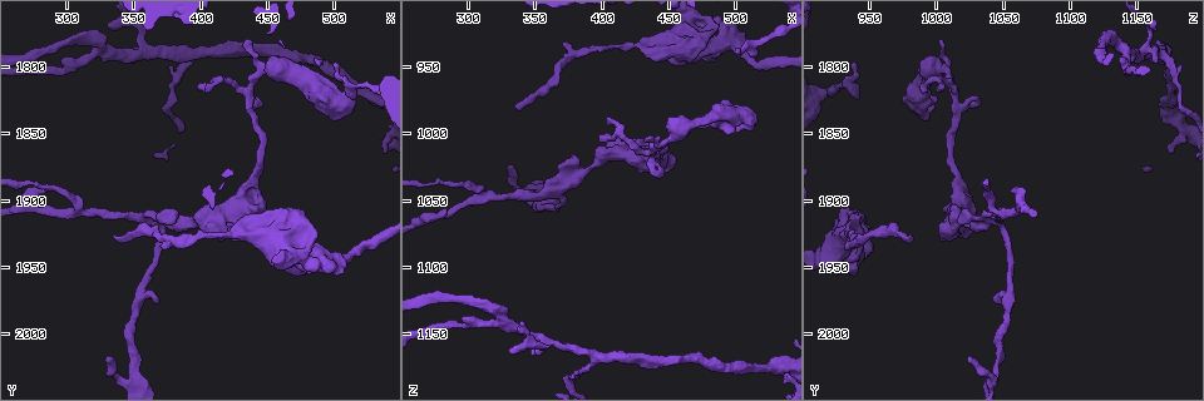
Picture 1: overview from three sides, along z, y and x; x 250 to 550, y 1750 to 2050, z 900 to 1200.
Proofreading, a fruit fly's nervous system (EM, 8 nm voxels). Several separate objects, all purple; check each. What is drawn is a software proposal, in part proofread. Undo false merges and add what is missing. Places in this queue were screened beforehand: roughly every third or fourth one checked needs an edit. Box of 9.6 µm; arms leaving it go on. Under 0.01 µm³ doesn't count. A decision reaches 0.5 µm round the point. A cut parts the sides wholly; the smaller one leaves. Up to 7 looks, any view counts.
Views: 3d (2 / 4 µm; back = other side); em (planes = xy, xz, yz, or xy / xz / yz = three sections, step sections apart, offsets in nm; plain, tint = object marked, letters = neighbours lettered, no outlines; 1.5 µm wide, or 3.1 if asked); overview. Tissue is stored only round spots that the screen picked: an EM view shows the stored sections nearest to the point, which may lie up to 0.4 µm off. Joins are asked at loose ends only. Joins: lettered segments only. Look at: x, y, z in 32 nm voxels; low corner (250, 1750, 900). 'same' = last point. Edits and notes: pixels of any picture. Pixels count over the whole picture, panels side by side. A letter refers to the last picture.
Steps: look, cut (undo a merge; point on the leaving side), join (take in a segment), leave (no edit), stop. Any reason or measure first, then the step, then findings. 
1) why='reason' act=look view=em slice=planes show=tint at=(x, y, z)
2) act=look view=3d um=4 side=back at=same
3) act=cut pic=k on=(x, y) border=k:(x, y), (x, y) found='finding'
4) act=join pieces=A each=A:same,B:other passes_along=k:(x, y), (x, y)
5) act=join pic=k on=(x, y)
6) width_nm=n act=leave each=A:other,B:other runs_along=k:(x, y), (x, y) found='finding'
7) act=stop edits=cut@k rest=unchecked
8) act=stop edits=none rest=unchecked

why='tapers out' act=look view=em slice=planes show=letters at=(434, 1780, 1004)

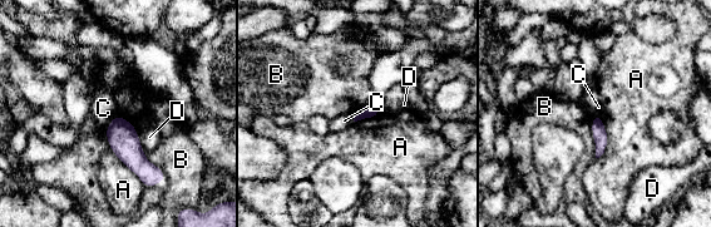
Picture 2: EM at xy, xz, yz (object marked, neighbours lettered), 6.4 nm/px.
act=leave each=A:other,B:other,C:other,D:other border=2:(115, 114), (105, 128) found='no lettered segment goes on from it'

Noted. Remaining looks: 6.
why='free end' act=look view=3d um=4 side=back at=(348, 1796, 1166)

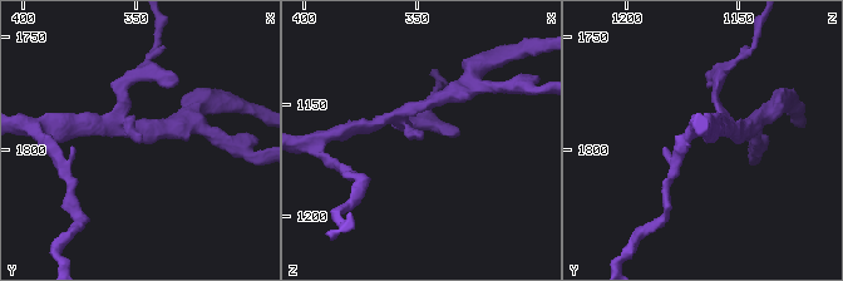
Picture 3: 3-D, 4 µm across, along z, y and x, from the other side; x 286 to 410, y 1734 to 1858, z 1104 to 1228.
arm_widths_nm=190,220 why='need the tissue' act=look view=em slice=planes show=letters at=(348, 1797, 1165)

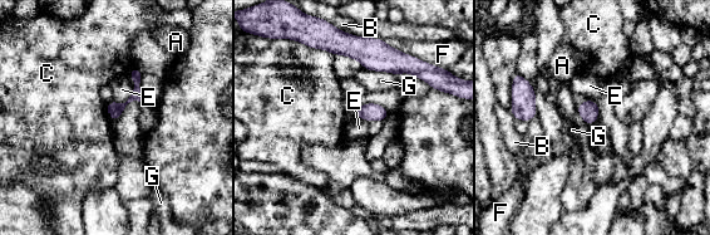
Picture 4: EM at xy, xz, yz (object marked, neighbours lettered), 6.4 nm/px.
act=leave each=A:other,B:other,C:other,E:other,F:other,G:other runs_along=4:(136, 72), (137, 92), (113, 118) found='none of them fits'

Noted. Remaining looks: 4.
why='branch stops here' act=look view=3d um=2 at=(282, 1890, 1054)

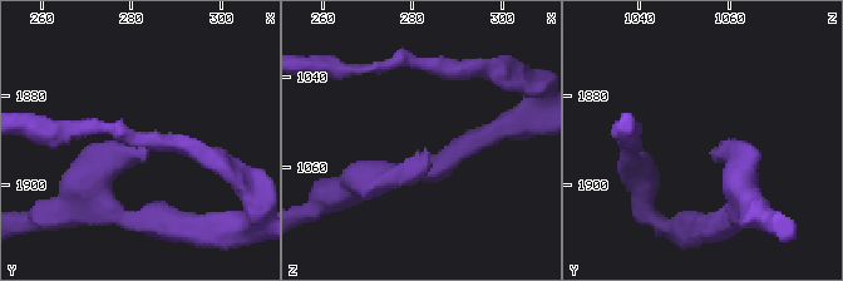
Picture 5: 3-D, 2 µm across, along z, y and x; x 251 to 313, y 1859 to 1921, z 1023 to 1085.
act=look view=em slice=planes show=letters at=(283, 1892, 1056)

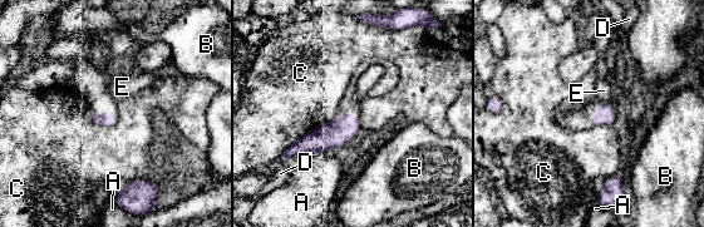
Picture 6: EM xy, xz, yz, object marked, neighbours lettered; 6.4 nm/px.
width_nm=90 act=leave each=A:other,B:other,C:other,D:other,E:other border=6:(334, 116), (296, 138), (280, 158) found='no lettered segment goes on from it'

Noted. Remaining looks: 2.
act=stop edits=none rest=unchecked

